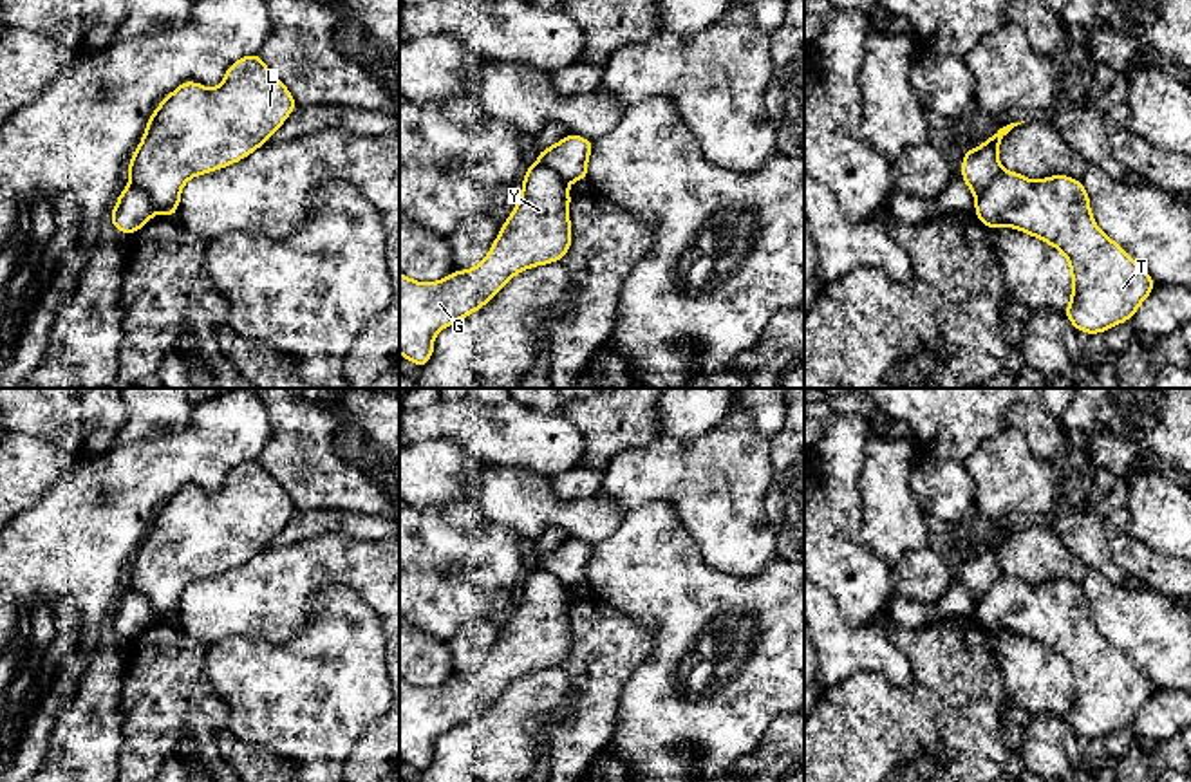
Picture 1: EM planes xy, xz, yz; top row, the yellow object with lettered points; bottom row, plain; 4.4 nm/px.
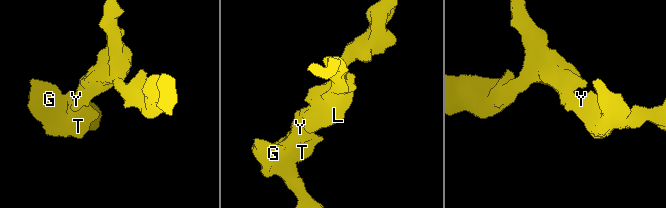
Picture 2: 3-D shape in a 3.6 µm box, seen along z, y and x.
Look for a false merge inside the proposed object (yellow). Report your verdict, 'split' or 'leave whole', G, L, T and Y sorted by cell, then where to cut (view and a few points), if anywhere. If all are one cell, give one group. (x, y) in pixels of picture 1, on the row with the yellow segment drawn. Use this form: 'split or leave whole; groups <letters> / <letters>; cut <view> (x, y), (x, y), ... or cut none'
split; groups G T Y / L; cut xy (131, 179), (147, 194), (156, 212)

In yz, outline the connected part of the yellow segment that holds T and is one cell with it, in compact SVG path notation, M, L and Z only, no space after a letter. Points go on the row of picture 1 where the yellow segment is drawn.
M1001 170L976 199L974 213L990 229L1014 228L1054 246L1066 256L1072 298L1064 314L1081 332L1097 334L1131 320L1157 285L1117 242L1099 229L1083 182L1068 175L1030 181L1018 172Z

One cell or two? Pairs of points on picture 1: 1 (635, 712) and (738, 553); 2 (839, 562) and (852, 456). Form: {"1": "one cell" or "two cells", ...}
{"1": "two cells", "2": "one cell"}

